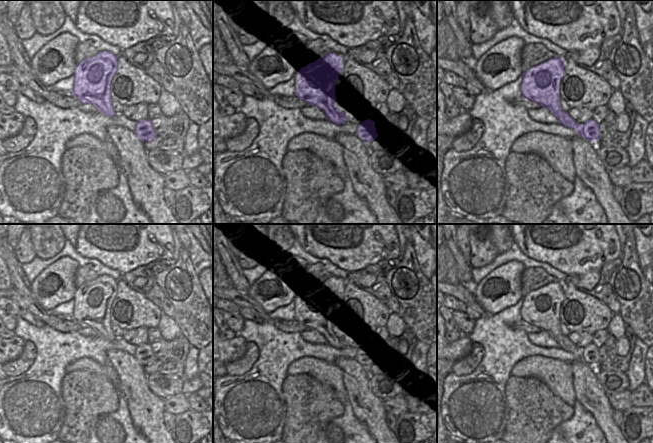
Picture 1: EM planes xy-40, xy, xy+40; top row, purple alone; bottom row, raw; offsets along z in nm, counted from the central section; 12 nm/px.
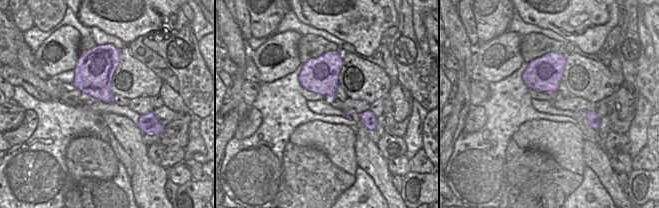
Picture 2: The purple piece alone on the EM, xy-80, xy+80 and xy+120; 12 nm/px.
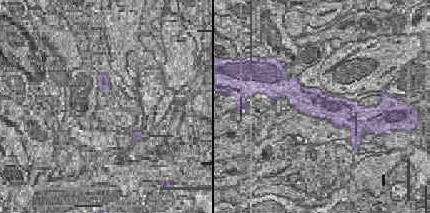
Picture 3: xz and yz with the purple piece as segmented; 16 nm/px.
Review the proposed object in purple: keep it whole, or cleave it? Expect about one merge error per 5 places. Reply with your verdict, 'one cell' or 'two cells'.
one cell

